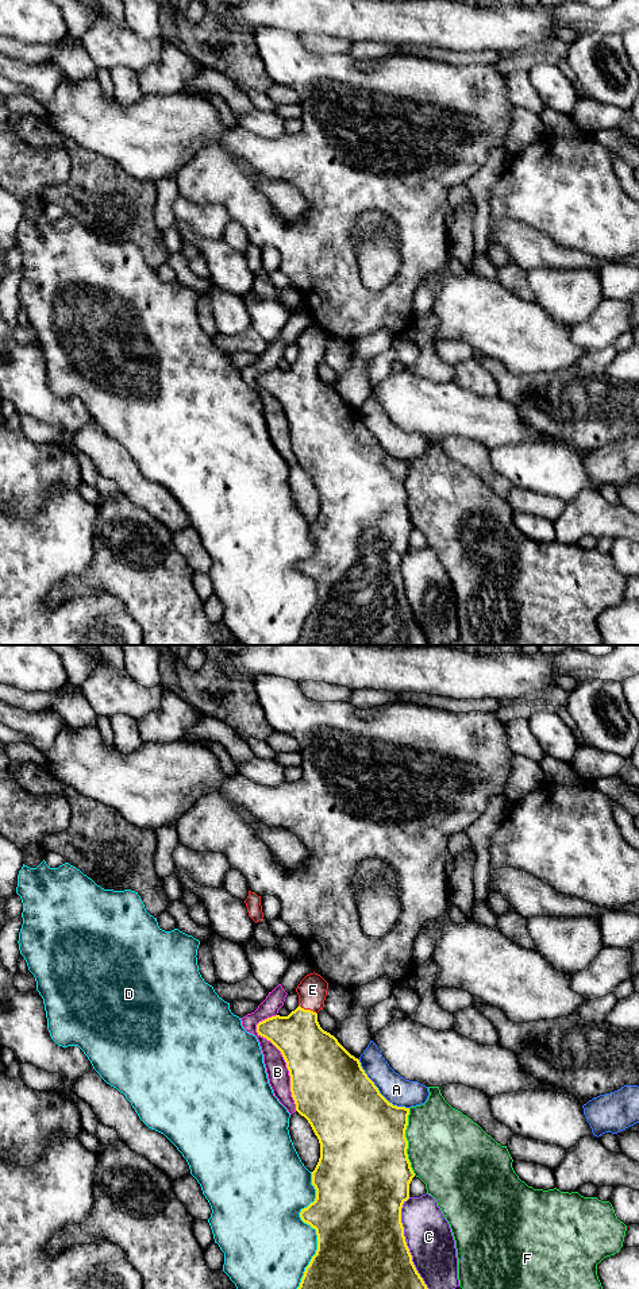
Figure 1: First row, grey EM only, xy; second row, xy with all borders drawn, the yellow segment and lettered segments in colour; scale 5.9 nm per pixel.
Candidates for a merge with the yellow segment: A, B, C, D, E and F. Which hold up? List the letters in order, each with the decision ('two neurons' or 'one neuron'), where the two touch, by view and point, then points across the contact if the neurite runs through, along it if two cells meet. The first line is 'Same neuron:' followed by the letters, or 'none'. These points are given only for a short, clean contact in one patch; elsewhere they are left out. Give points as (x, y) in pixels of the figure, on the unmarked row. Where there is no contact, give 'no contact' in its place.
Same neuron: E
A: two neurons | xy (378, 443)
B: two neurons | xy (283, 408)
C: two neurons | xy (405, 597)
D: two neurons | xy (315, 581)
E: one neuron | xy (308, 362) | across xy (310, 404), (308, 362), (312, 342)
F: two neurons | xy (407, 494)

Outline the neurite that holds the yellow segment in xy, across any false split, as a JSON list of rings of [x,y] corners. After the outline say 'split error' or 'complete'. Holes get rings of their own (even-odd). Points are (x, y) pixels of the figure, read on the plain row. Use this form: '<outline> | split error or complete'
[[[309,325],[296,340],[299,359],[295,363],[257,377],[258,387],[281,404],[289,422],[296,463],[308,472],[320,495],[320,510],[312,524],[316,551],[300,564],[301,572],[316,582],[317,602],[295,645],[430,645],[412,614],[401,575],[401,560],[409,551],[409,536],[415,529],[405,490],[409,460],[389,455],[367,429],[359,412],[320,379],[317,364],[324,359],[327,341],[328,335],[320,327]]] | split error

